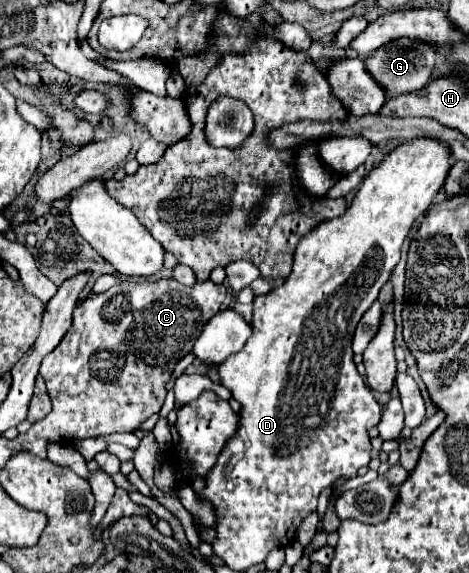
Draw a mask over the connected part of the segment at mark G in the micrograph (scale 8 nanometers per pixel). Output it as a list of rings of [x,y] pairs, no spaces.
[[[399,39],[375,51],[375,55],[367,57],[365,63],[367,63],[367,71],[371,71],[375,81],[383,83],[389,97],[401,95],[407,91],[417,91],[419,87],[427,85],[435,65],[435,47],[427,47],[425,43],[411,43],[409,39]]]

